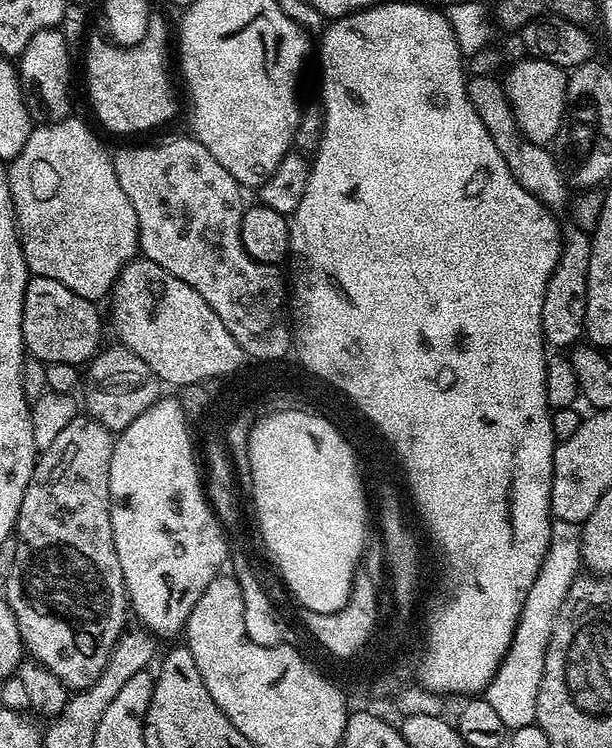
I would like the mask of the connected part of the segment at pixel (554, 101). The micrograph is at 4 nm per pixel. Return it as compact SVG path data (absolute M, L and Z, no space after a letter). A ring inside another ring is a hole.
M529 58L507 69L506 95L512 106L516 125L528 139L547 145L561 135L564 122L564 106L568 102L569 73L549 60Z

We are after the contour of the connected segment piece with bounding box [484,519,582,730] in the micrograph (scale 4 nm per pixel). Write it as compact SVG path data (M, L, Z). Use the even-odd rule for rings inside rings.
M565 520L553 521L543 564L527 595L511 646L494 678L484 690L484 698L497 711L505 729L521 728L536 721L538 690L541 689L550 634L553 633L554 622L564 604L566 594L582 568L580 529L579 525Z

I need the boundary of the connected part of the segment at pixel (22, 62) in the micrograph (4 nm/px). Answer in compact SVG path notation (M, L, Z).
M59 27L38 30L18 58L20 83L31 111L41 121L69 119L72 108L72 56Z

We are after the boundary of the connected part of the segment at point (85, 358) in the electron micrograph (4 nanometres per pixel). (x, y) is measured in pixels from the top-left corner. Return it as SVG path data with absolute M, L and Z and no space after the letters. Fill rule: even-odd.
M32 276L26 286L24 295L24 305L22 306L22 338L27 355L38 358L44 364L50 362L66 362L84 366L96 356L100 343L100 312L95 303L82 294L74 294L70 286L62 286L54 278L42 278L41 276Z

